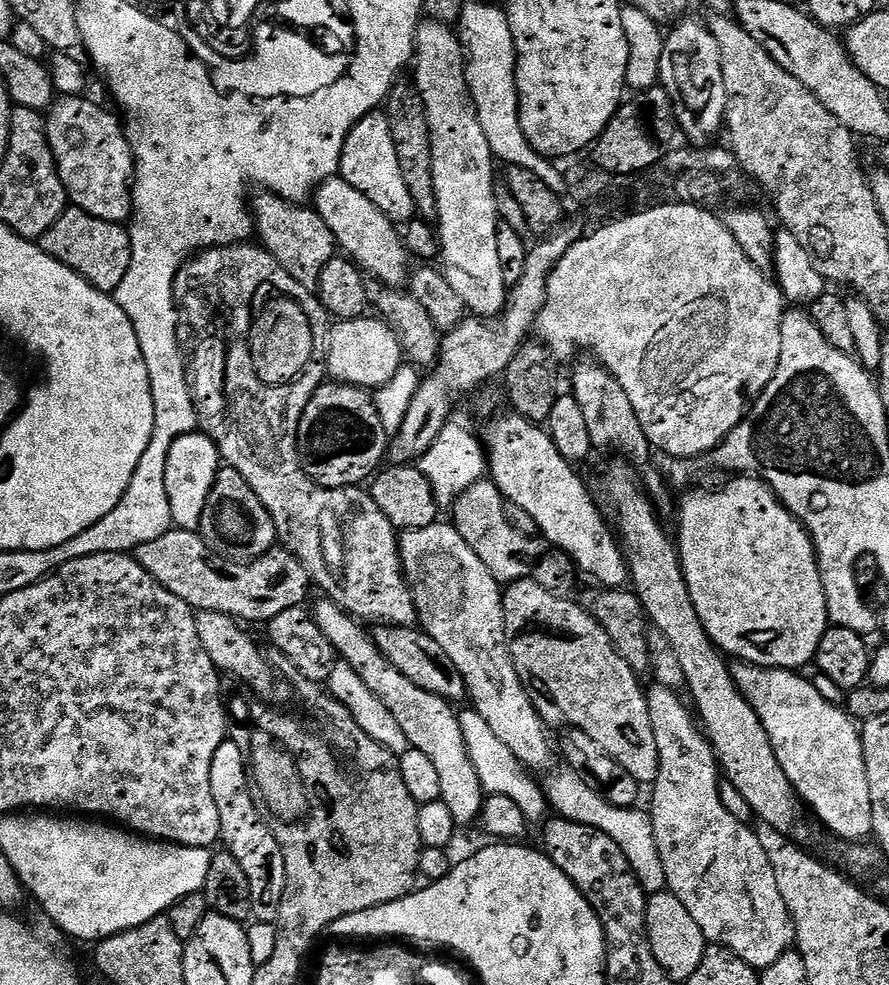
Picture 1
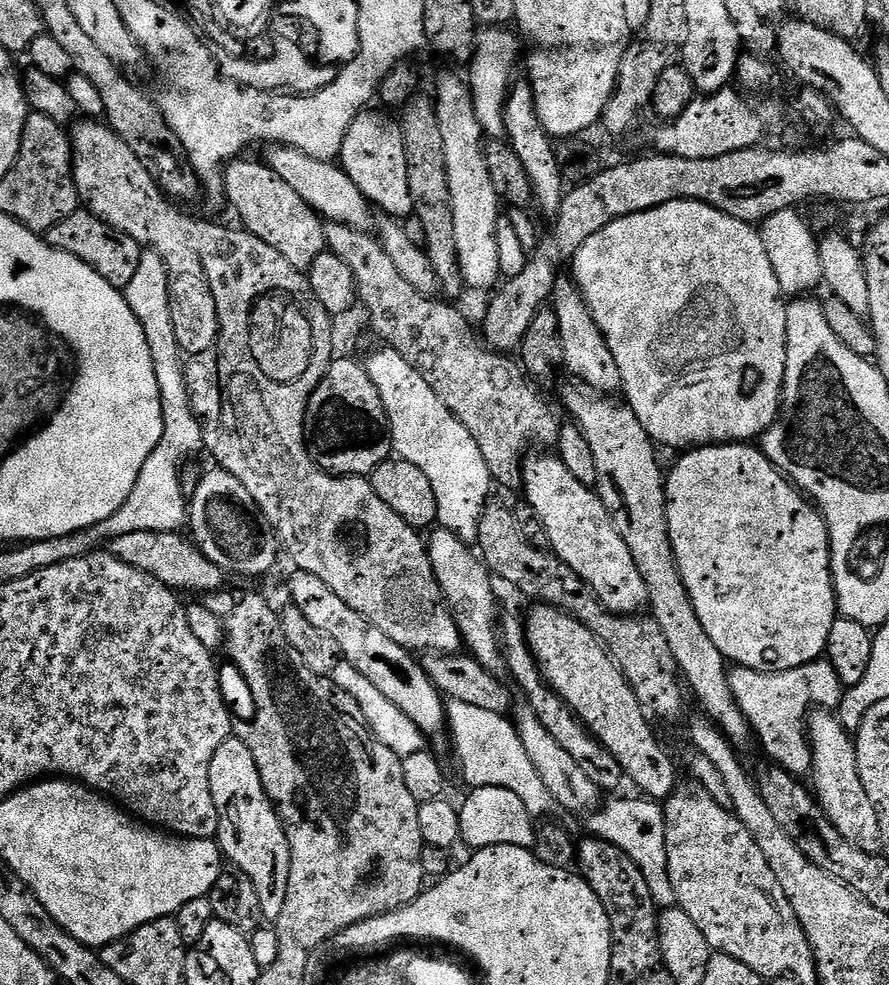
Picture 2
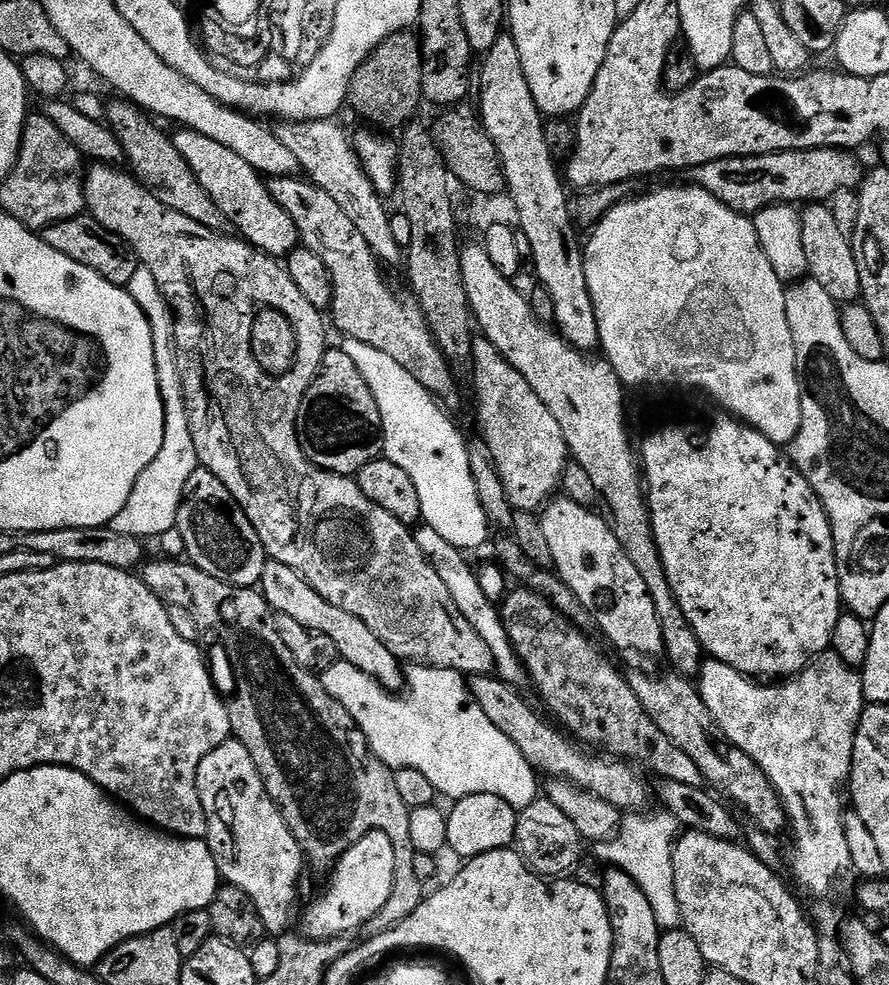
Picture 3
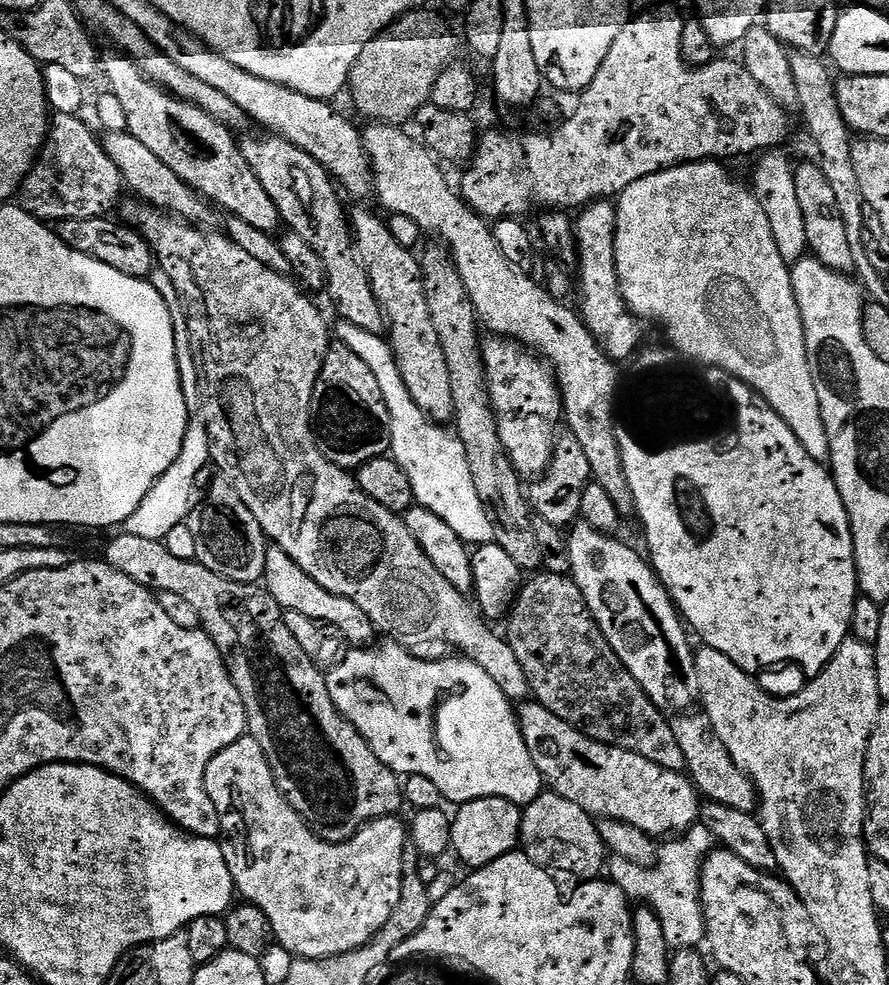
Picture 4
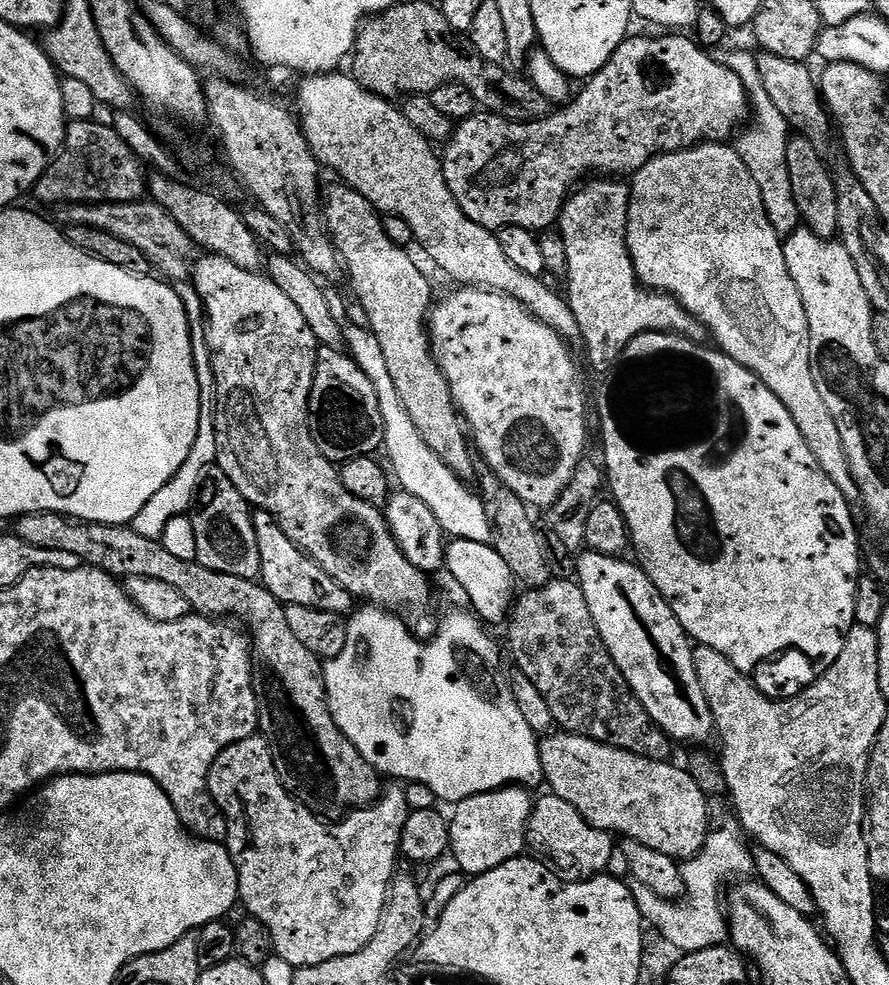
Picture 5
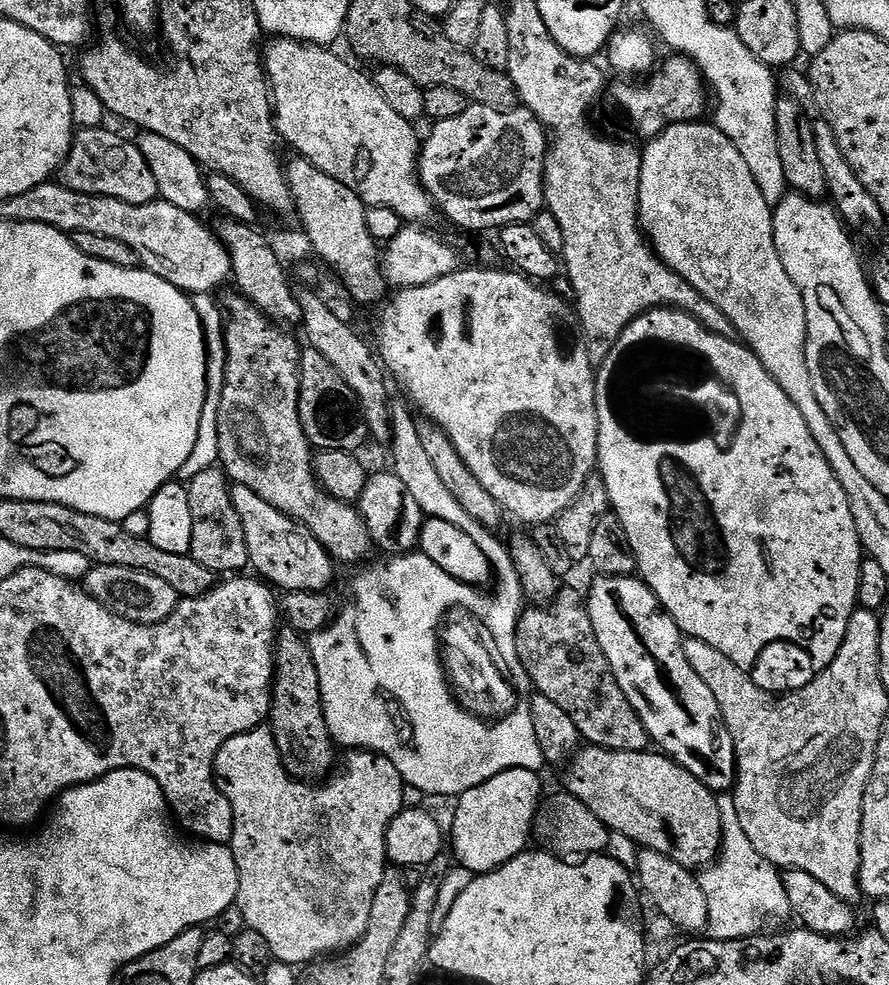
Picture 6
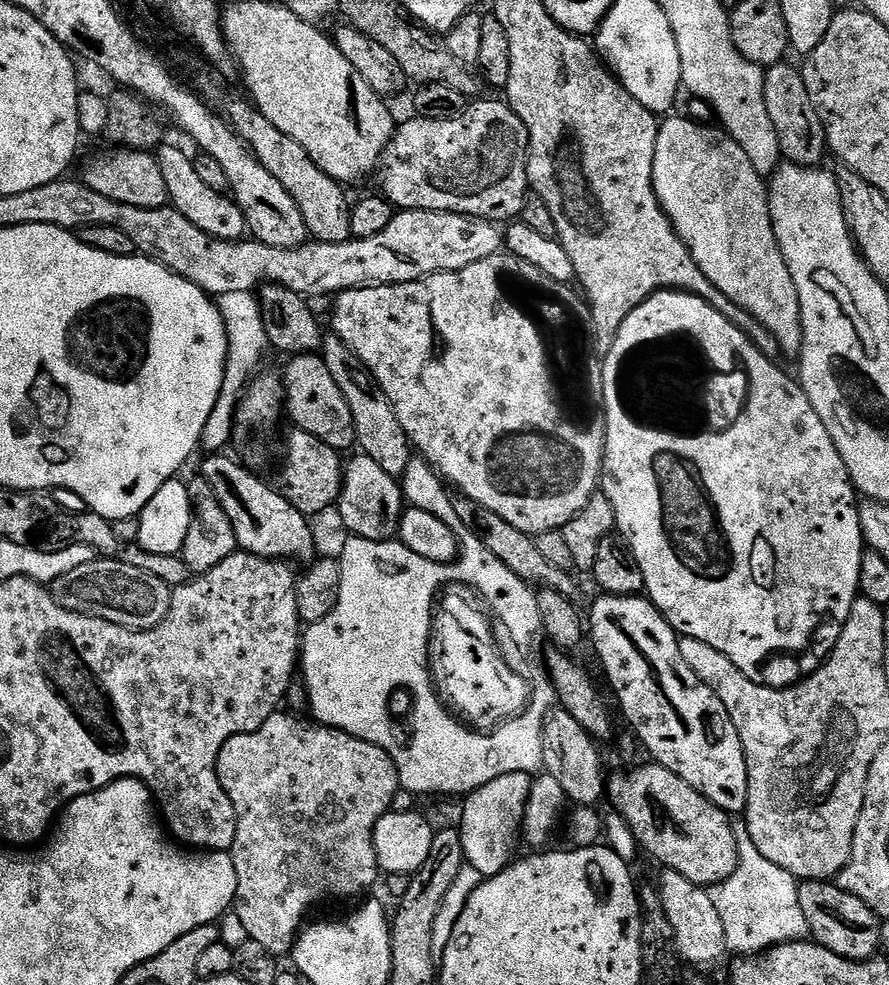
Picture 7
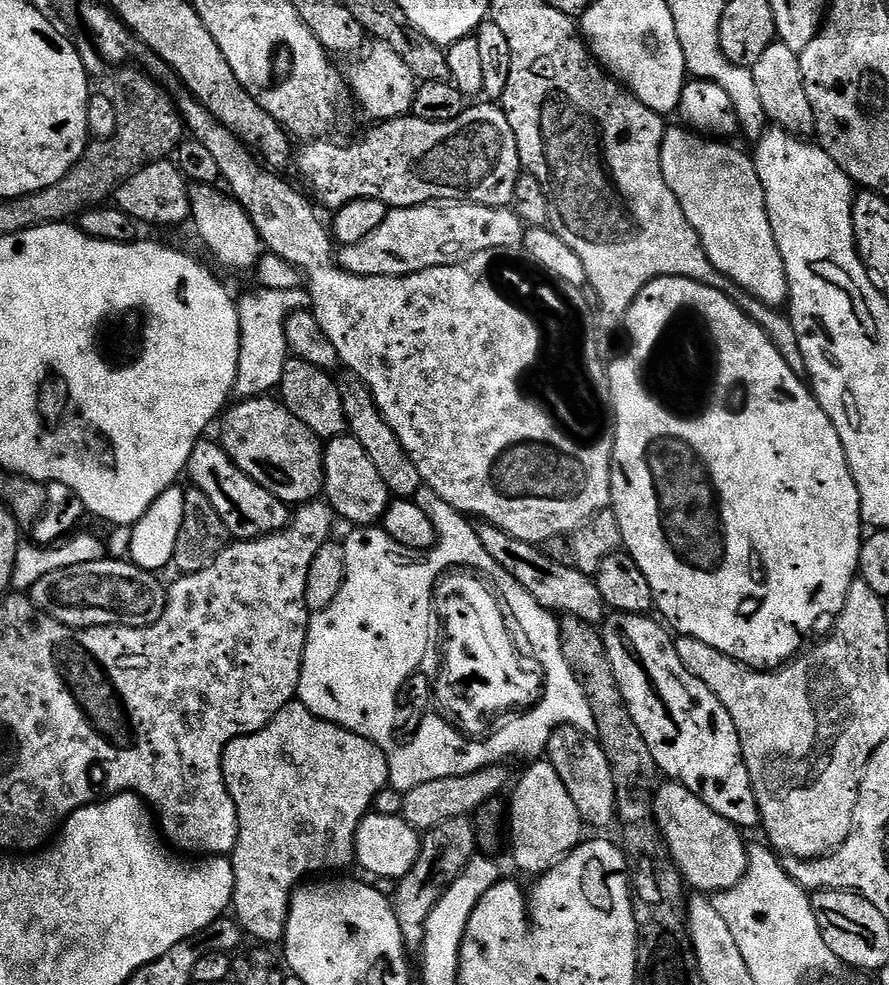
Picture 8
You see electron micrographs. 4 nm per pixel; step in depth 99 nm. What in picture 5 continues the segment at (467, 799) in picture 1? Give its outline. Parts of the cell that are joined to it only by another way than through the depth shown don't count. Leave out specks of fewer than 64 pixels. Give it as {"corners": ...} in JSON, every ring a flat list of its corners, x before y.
{"corners":[[259,510,253,511,252,521,254,522,254,538,258,538,258,558,260,559,260,575,265,588,278,598,280,603,287,606,310,606,318,610,333,612,339,616,351,613,354,608,354,598,326,570,318,566,308,557,307,552,303,552,278,526,278,522,270,514]]}

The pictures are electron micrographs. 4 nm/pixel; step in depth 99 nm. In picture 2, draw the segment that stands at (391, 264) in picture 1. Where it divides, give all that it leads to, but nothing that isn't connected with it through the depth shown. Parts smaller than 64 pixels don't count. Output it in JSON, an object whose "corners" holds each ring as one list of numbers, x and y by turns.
{"corners":[[272,146,267,149,266,163,269,168,287,182,325,221,333,224,347,224,357,232,368,232,372,224,373,207,354,182,344,173,339,163,319,160,297,148]]}

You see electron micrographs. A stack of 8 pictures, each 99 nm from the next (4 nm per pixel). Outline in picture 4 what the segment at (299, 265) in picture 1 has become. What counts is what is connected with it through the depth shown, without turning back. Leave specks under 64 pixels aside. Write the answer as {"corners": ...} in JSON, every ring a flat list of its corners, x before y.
{"corners":[[119,50,111,51,103,53,102,76,108,79,107,91,118,98,122,111,126,113,127,131,217,209,225,208,223,211,227,215,242,218,242,222,250,222,250,226,257,230,279,233,282,221,278,206,274,206,270,194,262,190,262,182,254,178,254,170,241,154,238,140,232,137,235,136,233,129,210,118,210,114,203,112,198,105,180,100,160,88,148,79,131,56]]}

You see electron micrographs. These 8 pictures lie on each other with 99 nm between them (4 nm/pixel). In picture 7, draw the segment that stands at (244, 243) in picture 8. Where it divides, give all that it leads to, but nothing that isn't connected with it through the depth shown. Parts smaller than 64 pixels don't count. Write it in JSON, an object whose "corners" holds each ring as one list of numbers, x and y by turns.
{"corners":[[161,143,155,157,162,170,162,179,166,182,171,207,212,237,233,242,243,239,247,233,247,224,235,199,218,190,210,190,210,186,205,186,200,175,194,171,193,157,187,156,182,149,168,143]]}

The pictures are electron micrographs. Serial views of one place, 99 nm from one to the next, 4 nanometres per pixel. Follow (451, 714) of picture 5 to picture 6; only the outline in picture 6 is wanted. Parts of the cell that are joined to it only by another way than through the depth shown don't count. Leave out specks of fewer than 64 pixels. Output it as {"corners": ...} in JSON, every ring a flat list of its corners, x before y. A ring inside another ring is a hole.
{"corners":[[400,554,389,560,392,560,389,564,376,564,373,568,366,569,353,582,352,596,356,601,353,604,346,605,344,613,342,613,342,608,342,611,333,619,332,623,324,631,315,633,310,640,314,666,318,666,318,682,322,686,326,726,330,730,333,740,344,750,377,752,386,758,390,758,390,762,394,762,394,766,398,766,398,774,402,774,405,785,418,787,428,798,432,798,432,796,459,798,466,790,474,790,474,786,482,786,482,782,490,782,490,778,494,778,494,774,502,774,506,770,525,768,526,770,540,772,545,767,546,761,542,750,538,746,538,734,534,734,531,703,524,702,524,704,520,704,516,708,518,695,513,686,509,684,507,676,504,676,500,669,496,667,496,663,486,649,483,639,478,634,470,636,462,628,454,628,454,630,450,630,446,634,446,650,437,652,433,649,434,630,443,623,446,614,448,614,444,612,459,609,460,600,468,600,468,596,473,596,476,590,467,584,456,581,450,574,446,574,445,570,436,566,430,558,424,555],[387,696,393,696,394,699,400,700,401,710,408,715,408,724,412,727,412,737,409,738,408,744,400,744,400,732,396,729,396,720,392,717,391,710,388,709]]}

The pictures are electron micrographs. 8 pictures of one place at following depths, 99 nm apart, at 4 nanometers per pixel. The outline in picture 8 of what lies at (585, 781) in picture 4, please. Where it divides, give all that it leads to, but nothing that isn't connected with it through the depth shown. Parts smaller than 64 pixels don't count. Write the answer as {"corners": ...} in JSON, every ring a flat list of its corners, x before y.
{"corners":[[664,782,657,787,655,810,656,825,689,889,715,894,742,882,748,869,748,844,740,837,741,829,722,818,722,814,714,814,698,794,675,782]]}

